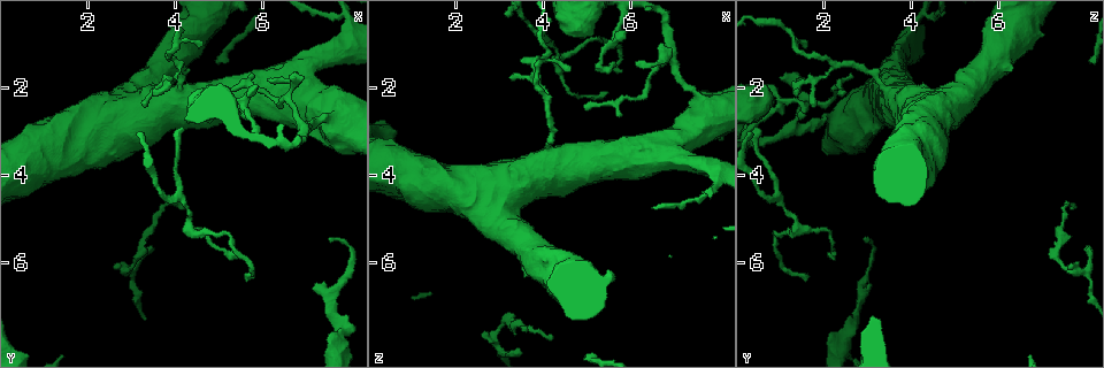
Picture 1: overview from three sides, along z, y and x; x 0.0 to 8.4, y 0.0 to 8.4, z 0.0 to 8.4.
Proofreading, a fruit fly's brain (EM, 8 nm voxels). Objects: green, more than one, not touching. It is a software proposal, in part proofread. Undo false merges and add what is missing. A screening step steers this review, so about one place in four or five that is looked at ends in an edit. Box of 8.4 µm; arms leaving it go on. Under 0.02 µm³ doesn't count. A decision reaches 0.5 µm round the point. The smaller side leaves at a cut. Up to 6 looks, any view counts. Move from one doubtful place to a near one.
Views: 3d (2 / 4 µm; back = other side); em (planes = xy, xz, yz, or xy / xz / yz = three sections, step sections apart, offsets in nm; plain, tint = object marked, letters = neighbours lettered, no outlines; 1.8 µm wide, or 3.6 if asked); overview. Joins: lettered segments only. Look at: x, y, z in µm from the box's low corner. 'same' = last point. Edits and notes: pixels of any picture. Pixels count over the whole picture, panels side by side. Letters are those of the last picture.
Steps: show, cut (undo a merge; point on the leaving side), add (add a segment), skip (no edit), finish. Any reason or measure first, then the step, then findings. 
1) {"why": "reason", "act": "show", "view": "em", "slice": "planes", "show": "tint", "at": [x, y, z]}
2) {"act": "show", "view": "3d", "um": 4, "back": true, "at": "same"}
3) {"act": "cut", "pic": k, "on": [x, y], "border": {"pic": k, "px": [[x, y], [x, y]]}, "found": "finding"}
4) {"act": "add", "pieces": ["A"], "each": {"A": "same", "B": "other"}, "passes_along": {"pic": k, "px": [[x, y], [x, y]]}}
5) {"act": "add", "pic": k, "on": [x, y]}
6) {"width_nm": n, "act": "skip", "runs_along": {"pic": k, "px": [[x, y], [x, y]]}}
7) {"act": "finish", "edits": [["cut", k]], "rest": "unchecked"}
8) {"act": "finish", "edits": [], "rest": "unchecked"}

{"why": "abrupt turn", "act": "show", "view": "3d", "um": 2, "at": [3.10, 6.05, 7.45]}

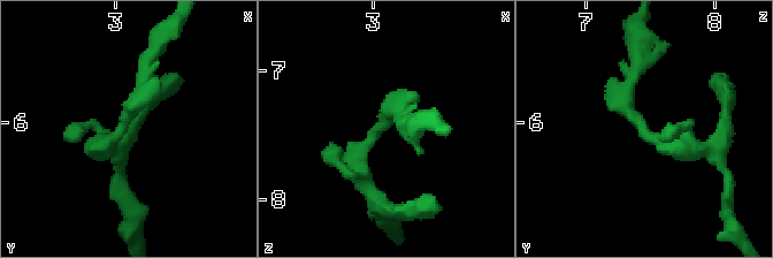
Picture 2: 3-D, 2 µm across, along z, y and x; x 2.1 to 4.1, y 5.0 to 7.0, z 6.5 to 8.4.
{"act": "show", "view": "em", "slice": "xy", "step": 8, "show": "tint", "at": [3.06, 6.08, 7.46]}

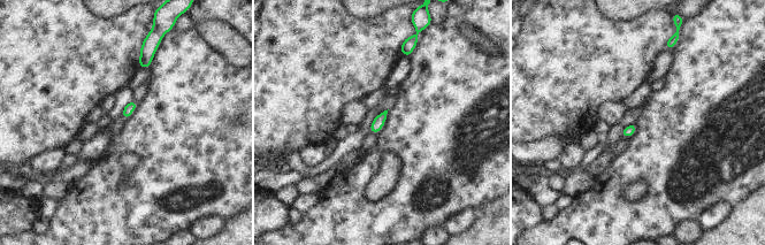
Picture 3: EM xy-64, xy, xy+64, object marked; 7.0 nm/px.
{"why": "cut it another way", "act": "show", "view": "em", "slice": "planes", "show": "letters", "at": "same"}

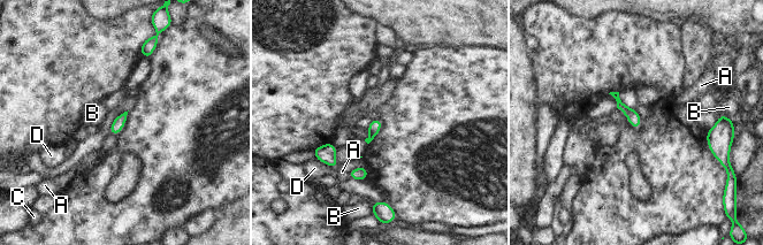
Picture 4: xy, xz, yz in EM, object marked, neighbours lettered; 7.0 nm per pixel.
{"act": "skip", "each": {"A": "other", "B": "other", "C": "other", "D": "other"}, "border": {"pic": 4, "px": [[364, 165], [352, 168], [348, 176]]}, "found": "one neuron here"}

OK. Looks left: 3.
{"why": "thin end", "act": "show", "view": "em", "slice": "yz", "step": 4, "show": "letters", "at": [6.65, 1.90, 1.05]}

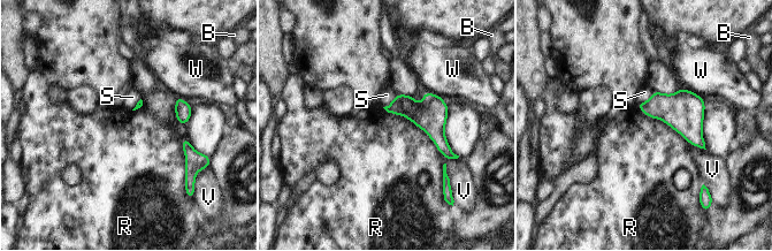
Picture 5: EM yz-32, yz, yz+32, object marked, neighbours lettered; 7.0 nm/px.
{"act": "skip", "each": {"B": "other", "R": "other", "S": "other", "V": "other", "W": "other"}, "border": {"pic": 5, "px": [[382, 107], [411, 120], [441, 153]]}, "found": "none of them fits"}

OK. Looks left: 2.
{"why": "an open end", "act": "show", "view": "em", "slice": "planes", "show": "letters", "at": [7.25, 6.50, 3.10]}

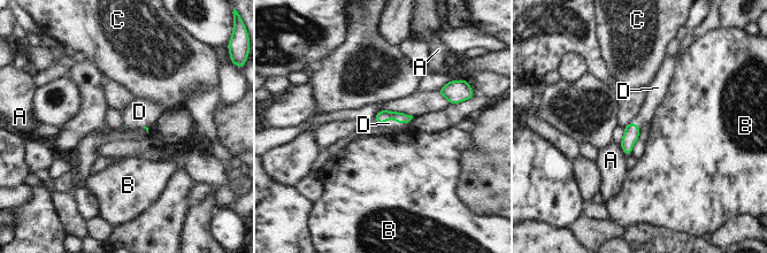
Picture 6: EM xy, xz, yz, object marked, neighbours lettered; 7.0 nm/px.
{"longest_contact_nm": ["D", 180], "act": "add", "pieces": ["D"], "each": {"A": "other", "B": "other", "C": "other", "D": "same"}, "found": "it goes on there"}

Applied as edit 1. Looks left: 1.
{"act": "finish", "edits": [["add", 6]], "rest": "unchecked"}

